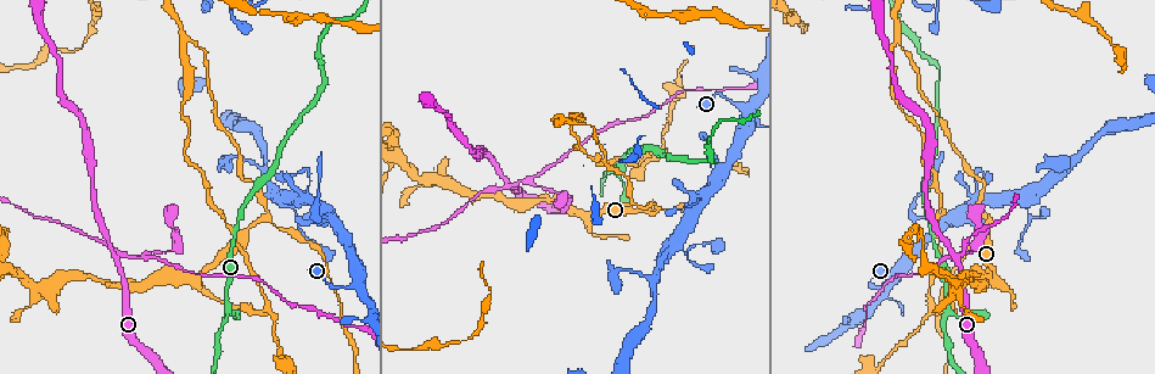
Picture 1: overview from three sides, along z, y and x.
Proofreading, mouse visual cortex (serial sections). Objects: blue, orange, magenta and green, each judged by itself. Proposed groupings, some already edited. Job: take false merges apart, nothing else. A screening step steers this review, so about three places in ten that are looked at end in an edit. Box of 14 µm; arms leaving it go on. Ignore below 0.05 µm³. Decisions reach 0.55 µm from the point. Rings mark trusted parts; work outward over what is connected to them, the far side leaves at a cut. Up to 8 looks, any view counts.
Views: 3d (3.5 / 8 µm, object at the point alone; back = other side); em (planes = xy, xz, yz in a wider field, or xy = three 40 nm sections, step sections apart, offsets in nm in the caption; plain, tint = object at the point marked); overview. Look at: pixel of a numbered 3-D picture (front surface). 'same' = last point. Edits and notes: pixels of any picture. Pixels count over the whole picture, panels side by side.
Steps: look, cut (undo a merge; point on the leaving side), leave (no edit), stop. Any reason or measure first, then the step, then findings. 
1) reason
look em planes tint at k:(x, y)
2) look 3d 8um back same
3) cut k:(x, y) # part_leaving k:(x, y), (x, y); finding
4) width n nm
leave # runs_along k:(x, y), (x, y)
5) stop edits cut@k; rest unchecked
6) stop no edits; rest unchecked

three arms meet
look 3d 3.5um at 1:(229, 313)

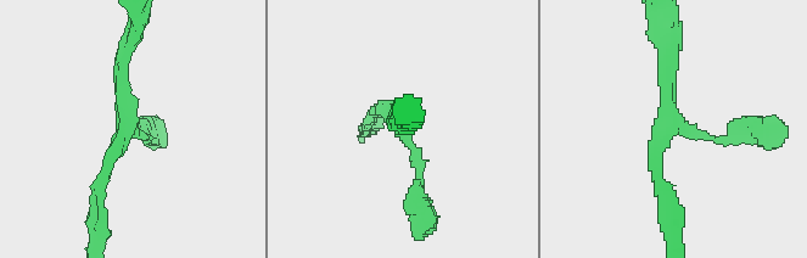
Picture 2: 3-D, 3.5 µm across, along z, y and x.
arms 3; arm_widths 150, 200, 200 nm
look em xy step 3 tint at 2:(666, 123)

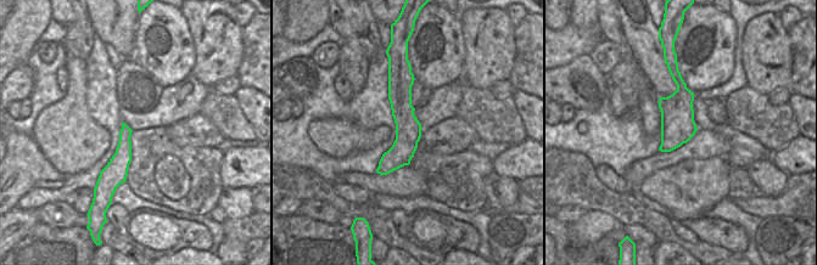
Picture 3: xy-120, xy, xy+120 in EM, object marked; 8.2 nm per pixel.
look em planes tint same

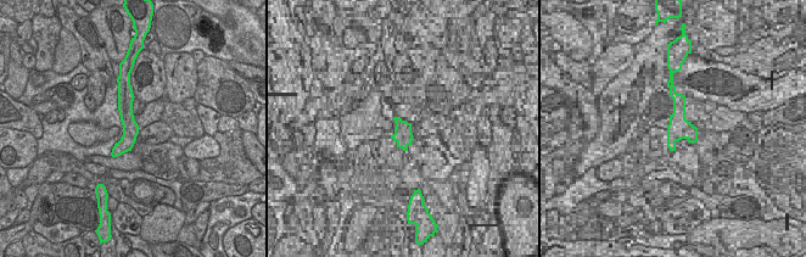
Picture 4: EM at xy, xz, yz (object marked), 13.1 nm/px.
leave # runs_along 2:(135, 39), (101, 191); continuous, no second cell

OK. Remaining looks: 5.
four or more arms meet
look 3d 3.5um at 1:(115, 258)

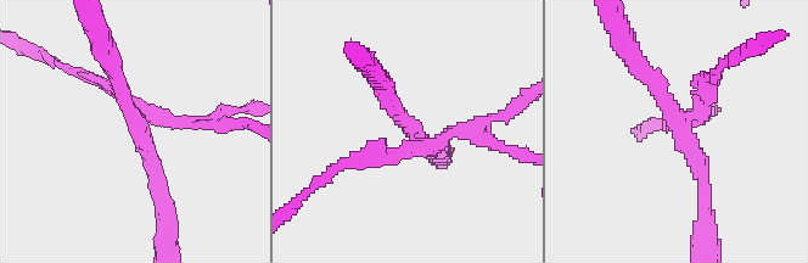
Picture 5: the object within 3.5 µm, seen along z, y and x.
arms 4; arm_widths 150, 150, 200, 200 nm
look em planes tint at 5:(415, 132)

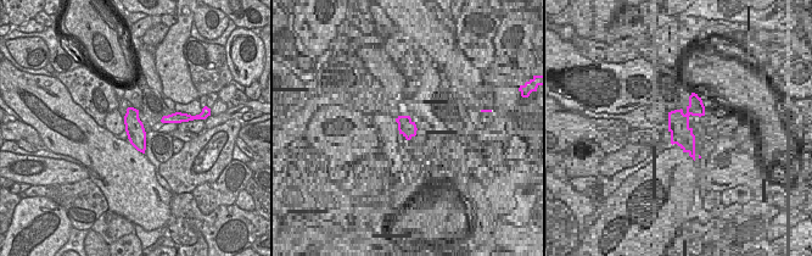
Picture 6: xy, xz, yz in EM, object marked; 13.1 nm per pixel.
cut 5:(460, 134) # part_leaving 5:(419, 143), (475, 127), (523, 155); two cells meet here

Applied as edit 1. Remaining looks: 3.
see it whole again
look overview

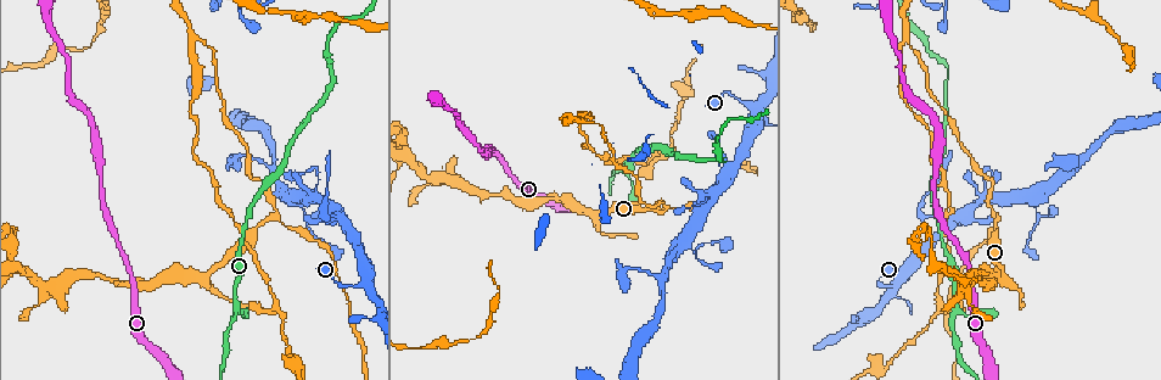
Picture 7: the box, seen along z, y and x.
three arms meet
look em xy step 5 tint at 7:(271, 215)

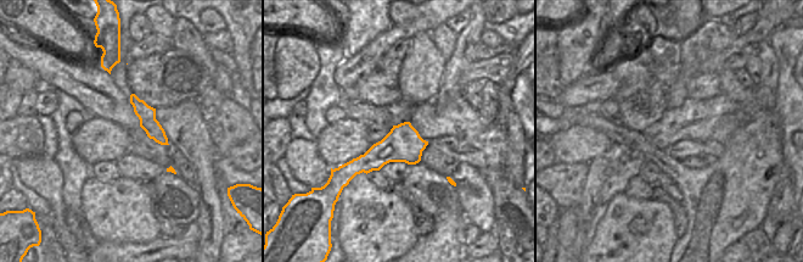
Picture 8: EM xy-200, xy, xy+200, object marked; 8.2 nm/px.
look 3d 3.5um same

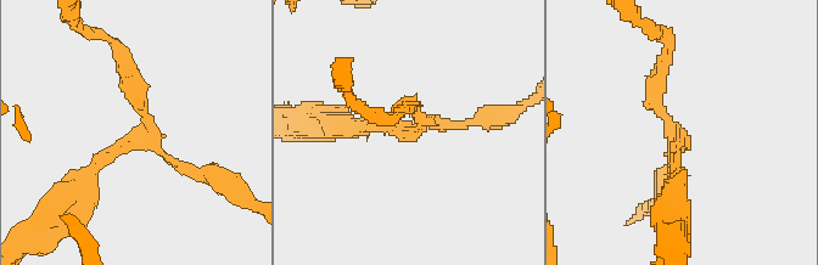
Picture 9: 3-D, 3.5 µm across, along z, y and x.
arm_widths 150, 200, 200 nm
cut 9:(649, 97) # two cells meet here

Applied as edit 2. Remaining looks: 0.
stop edits cut@5, cut@9; rest unchecked

